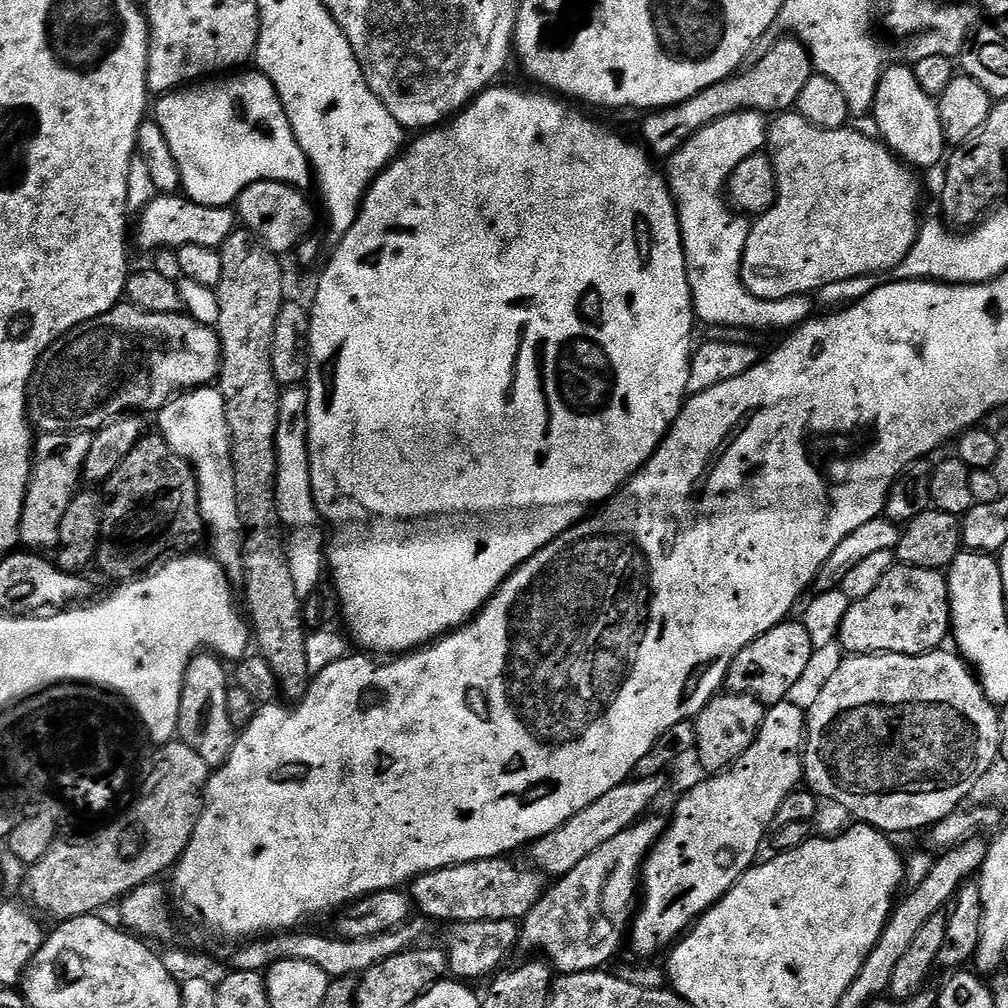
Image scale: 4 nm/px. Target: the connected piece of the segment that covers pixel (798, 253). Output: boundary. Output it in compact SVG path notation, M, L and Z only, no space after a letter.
M789 110L777 115L771 121L766 148L772 157L772 165L776 171L776 201L770 211L762 213L748 229L748 241L742 258L740 277L746 290L750 290L750 294L763 300L788 302L791 301L791 296L804 296L807 292L816 292L819 288L828 288L831 284L842 283L843 280L856 280L859 276L872 276L875 272L887 274L903 262L906 254L910 254L922 227L922 220L916 217L920 212L920 180L916 177L919 175L905 164L887 144L879 139L871 140L870 137L855 132L852 126L845 126L838 130L822 130L806 122L806 118L802 118L796 111Z

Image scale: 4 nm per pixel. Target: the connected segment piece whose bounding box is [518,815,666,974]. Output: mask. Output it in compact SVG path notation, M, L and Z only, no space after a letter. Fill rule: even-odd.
M649 815L647 818L641 818L632 825L631 828L622 830L622 834L617 834L615 838L610 838L610 842L604 843L602 846L598 846L598 850L594 850L594 854L590 854L587 858L582 858L582 862L578 862L578 866L574 866L574 870L570 870L570 874L559 877L555 881L556 884L547 889L541 900L534 906L534 910L530 910L530 914L526 914L522 923L519 925L520 939L518 941L519 947L525 948L528 954L539 954L543 959L547 960L552 965L553 969L560 974L578 974L579 972L595 972L608 966L608 963L615 958L620 952L620 947L625 947L626 937L630 932L630 925L634 919L634 909L638 904L638 885L642 880L642 865L648 858L649 852L652 847L660 840L664 835L664 829L666 827L666 820L660 816Z

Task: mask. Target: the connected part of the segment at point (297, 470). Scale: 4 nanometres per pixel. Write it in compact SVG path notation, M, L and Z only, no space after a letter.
M303 387L284 388L280 393L280 413L276 431L276 505L280 511L280 523L285 529L300 528L291 533L287 545L290 574L294 578L294 590L305 598L311 595L321 583L320 575L326 572L326 556L322 544L304 528L312 528L318 521L316 499L312 493L312 475L308 457L308 394Z

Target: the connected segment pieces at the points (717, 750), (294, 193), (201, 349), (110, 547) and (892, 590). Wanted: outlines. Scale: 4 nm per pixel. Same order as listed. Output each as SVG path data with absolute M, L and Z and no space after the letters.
M725 691L712 697L712 701L694 718L696 725L694 756L700 759L705 773L723 772L744 757L746 750L750 750L750 746L756 741L765 711L765 705L759 700L737 692Z
M263 180L254 182L250 186L239 189L240 208L238 220L247 231L251 232L260 243L277 254L285 254L299 249L304 236L312 228L312 204L305 193L298 188L291 188L288 184Z
M121 302L106 314L70 330L54 342L36 363L28 386L28 418L41 433L90 432L129 414L159 413L175 396L193 388L207 388L219 377L222 350L215 327L199 324L183 311L150 314Z
M155 435L141 436L134 450L126 454L122 466L118 466L118 470L114 470L114 474L106 482L108 496L106 492L104 521L100 531L100 544L96 547L94 564L95 567L100 567L110 579L116 580L112 582L137 579L169 554L184 554L195 549L192 547L199 542L200 535L205 535L206 532L204 519L200 513L196 473L192 471L191 464L187 464L178 454L174 454L174 450L170 450L163 435Z
M897 563L895 568L882 578L882 583L861 600L853 600L842 619L838 643L848 656L922 655L939 649L949 639L952 626L952 603L948 593L948 577L940 570L911 568Z

